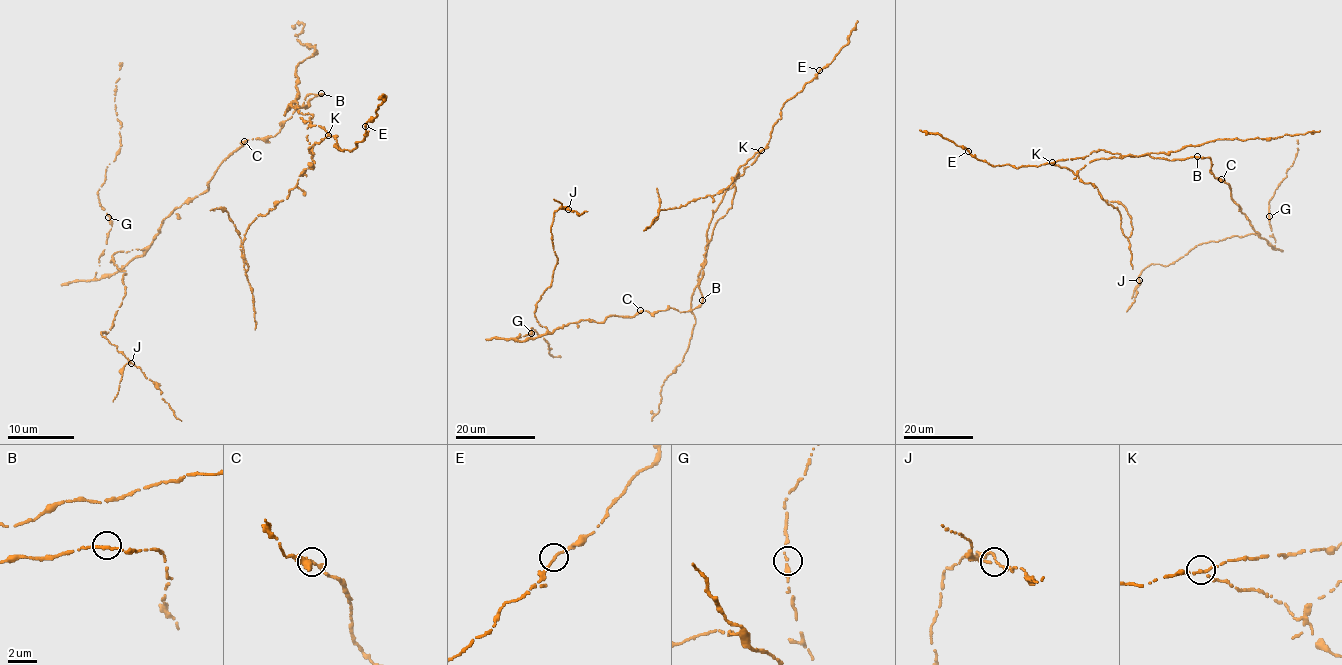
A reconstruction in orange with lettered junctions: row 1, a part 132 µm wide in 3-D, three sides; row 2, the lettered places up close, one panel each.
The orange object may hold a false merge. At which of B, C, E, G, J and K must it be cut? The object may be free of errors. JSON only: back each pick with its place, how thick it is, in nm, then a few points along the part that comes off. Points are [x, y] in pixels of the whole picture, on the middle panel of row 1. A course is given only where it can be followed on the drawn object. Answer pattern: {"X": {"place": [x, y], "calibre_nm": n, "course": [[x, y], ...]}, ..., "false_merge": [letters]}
{"K": {"place": [761, 150], "calibre_nm": 180, "course": [[761, 150], [738, 167], [732, 206], [715, 223], [691, 301], [695, 324], [689, 346], [663, 382], [651, 420]]}, "false_merge": ["K"]}

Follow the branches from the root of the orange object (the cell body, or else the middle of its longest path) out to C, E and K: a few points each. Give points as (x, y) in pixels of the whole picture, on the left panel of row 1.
C: (321, 95), (307, 95), (304, 103), (273, 137), (244, 141)
E: (321, 95), (286, 112), (298, 108), (342, 151), (337, 146), (351, 151), (361, 142), (365, 126)
K: (321, 95), (308, 100), (308, 108), (293, 103), (285, 111), (289, 104), (298, 108), (299, 117), (328, 135)

